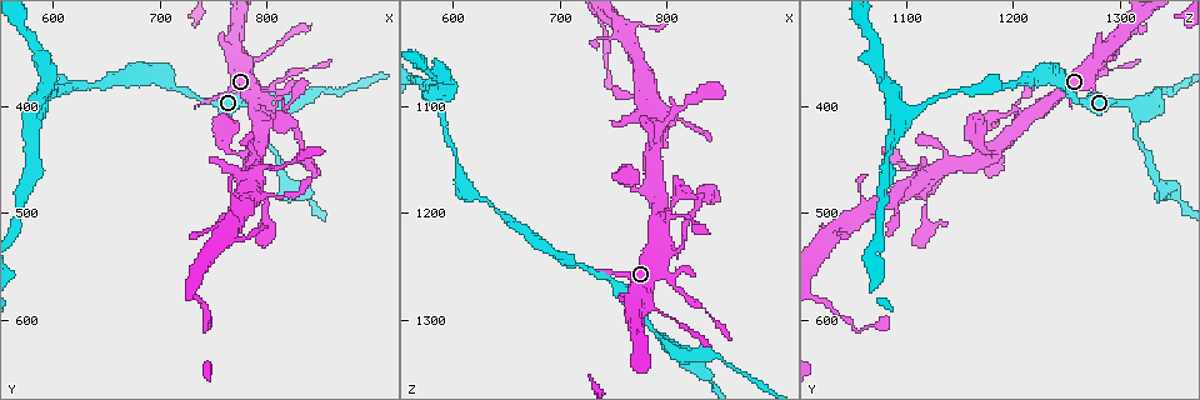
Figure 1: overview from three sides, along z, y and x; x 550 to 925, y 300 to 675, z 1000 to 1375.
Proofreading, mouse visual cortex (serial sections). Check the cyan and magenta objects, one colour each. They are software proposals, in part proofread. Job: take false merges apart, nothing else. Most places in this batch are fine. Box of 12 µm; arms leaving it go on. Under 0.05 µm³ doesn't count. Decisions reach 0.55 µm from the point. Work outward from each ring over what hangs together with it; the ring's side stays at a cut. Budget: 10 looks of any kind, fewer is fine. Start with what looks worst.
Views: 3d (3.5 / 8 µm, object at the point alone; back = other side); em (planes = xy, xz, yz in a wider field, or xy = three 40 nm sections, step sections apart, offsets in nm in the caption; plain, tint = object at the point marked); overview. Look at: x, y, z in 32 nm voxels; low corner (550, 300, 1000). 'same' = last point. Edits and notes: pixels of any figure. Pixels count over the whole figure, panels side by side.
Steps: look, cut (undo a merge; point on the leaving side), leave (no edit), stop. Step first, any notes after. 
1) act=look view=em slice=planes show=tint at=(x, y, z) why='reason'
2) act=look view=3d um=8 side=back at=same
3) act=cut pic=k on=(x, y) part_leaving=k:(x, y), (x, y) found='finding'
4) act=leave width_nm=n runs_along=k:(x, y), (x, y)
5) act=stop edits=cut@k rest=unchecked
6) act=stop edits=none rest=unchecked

act=look view=3d um=3.5 at=(816, 456, 1102) why='a narrow waist'

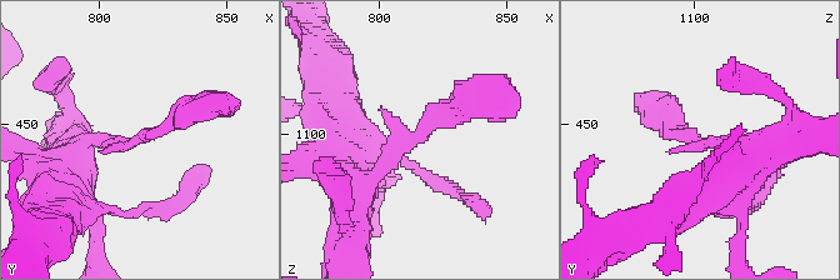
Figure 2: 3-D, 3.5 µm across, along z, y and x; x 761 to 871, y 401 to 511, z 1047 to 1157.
act=look view=em slice=xy step=3 show=tint at=(815, 456, 1101)

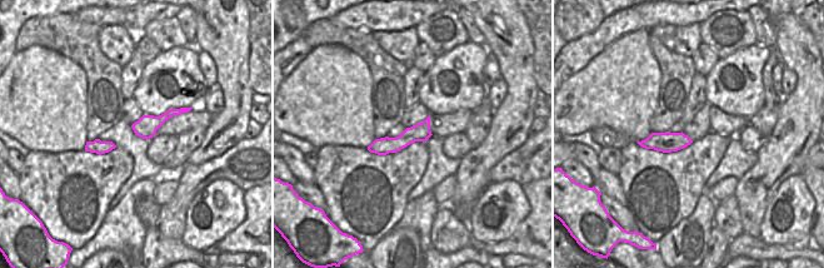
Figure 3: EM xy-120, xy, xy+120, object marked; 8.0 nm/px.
act=leave runs_along=2:(351, 194), (431, 110), (474, 104) found='all the same cell'

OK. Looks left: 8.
act=look view=3d um=3.5 at=(582, 410, 1096) why='arms part here'

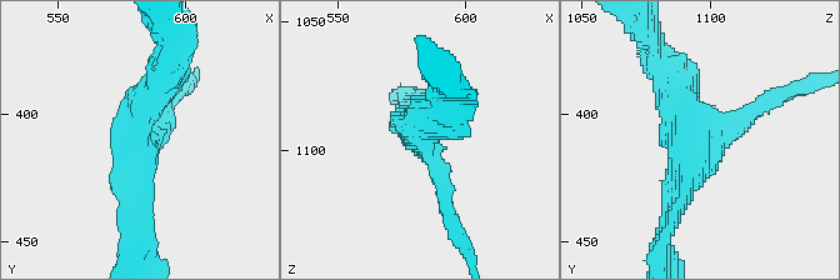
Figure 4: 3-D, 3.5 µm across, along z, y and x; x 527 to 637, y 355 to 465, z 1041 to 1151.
act=look view=em slice=xy step=3 show=tint at=(584, 410, 1099) arms=3 arm_widths_nm=200,250,450

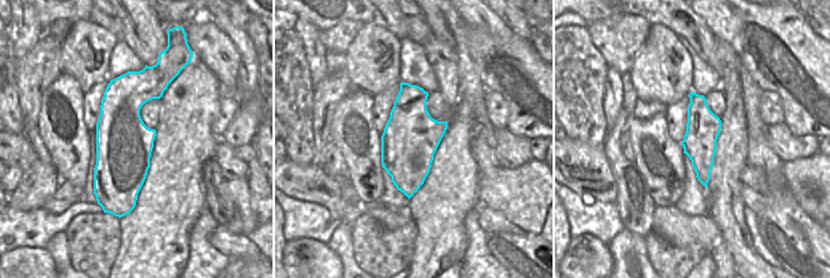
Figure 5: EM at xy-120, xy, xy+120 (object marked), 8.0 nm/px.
act=leave runs_along=4:(769, 101), (705, 140), (673, 75) found='one cell here'

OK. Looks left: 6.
act=look view=3d um=3.5 at=(782, 356, 1282) why='two arms in line, one across'

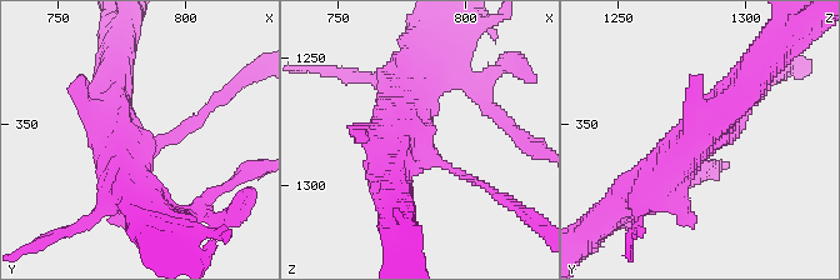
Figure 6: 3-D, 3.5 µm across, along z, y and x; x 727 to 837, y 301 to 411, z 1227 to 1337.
act=look view=em slice=xy step=3 show=tint at=(782, 357, 1282) why='need the tissue'

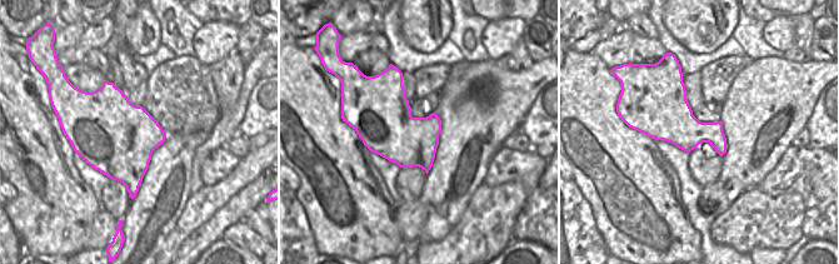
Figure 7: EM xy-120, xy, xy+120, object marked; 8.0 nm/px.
act=leave width_nm=440 runs_along=6:(635, 194), (654, 183), (750, 79) found='one cell here'

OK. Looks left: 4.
act=look view=3d um=3.5 at=(800, 404, 1320)

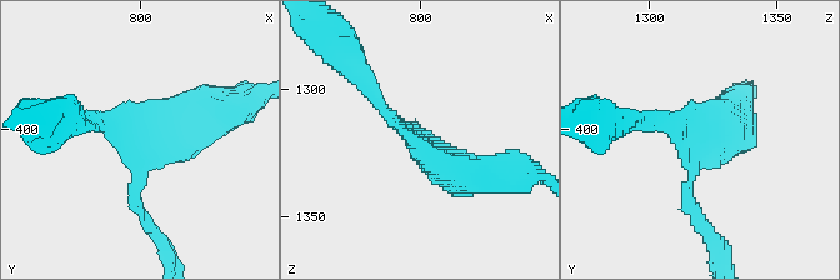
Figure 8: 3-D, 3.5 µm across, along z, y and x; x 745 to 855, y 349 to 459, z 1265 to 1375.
act=look view=em slice=xy step=1 show=tint at=(799, 402, 1322) arms=3 arm_widths_nm=150,150,450

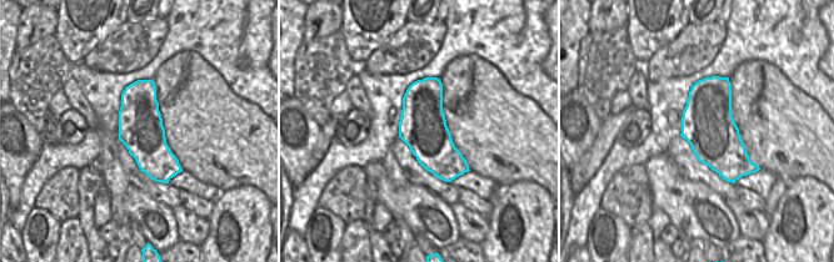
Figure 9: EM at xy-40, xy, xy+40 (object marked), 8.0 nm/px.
act=leave runs_along=8:(369, 80), (445, 170), (484, 173) found='continuous, no second cell'

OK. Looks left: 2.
act=stop edits=none rest=unchecked

